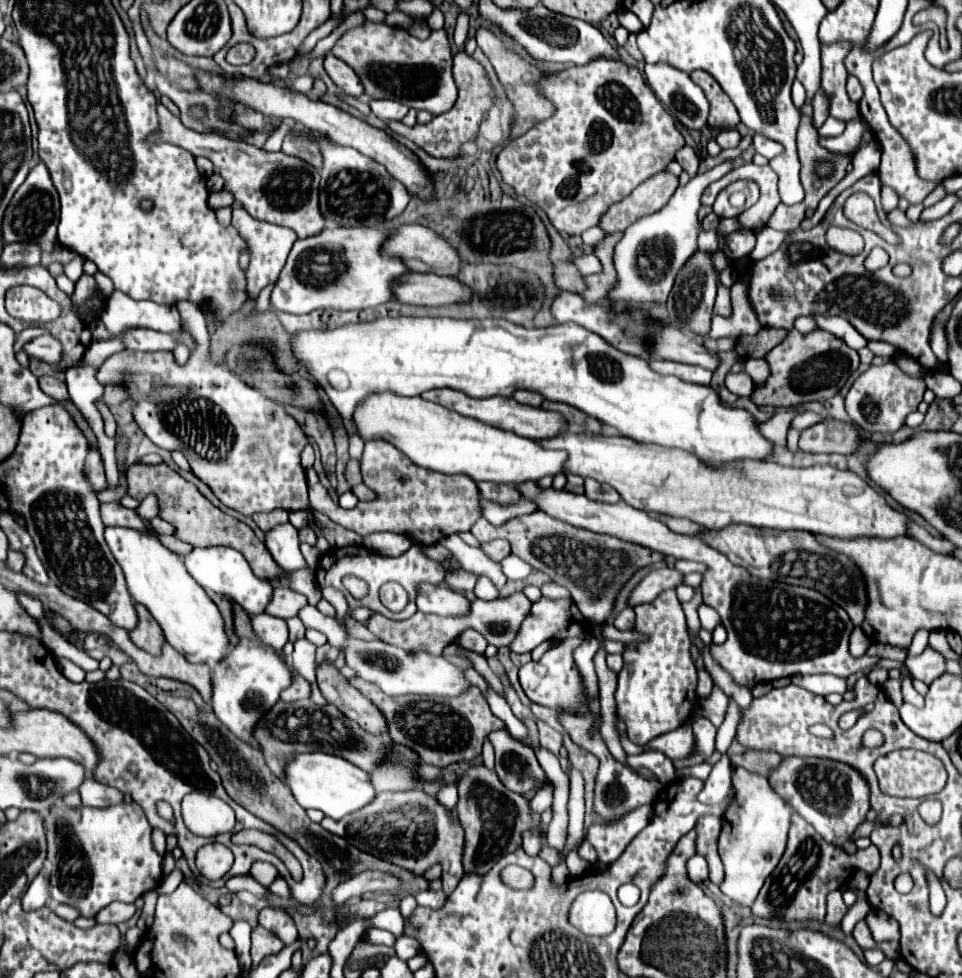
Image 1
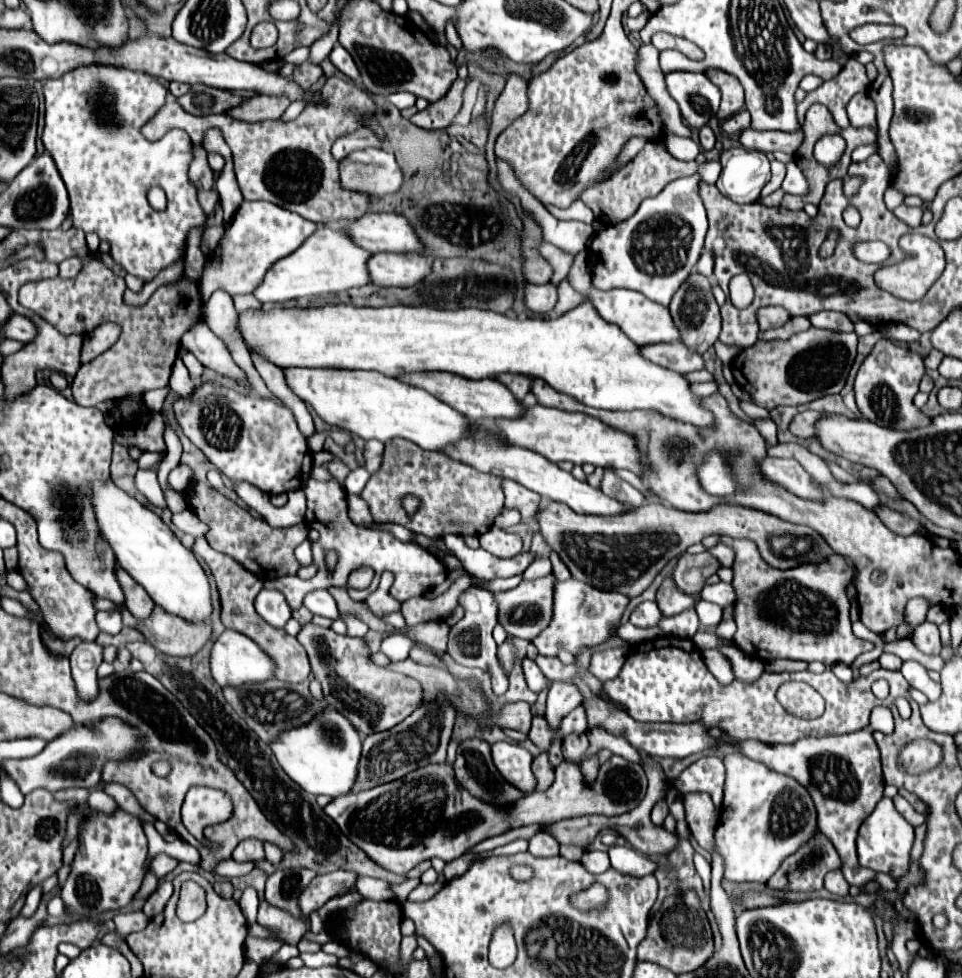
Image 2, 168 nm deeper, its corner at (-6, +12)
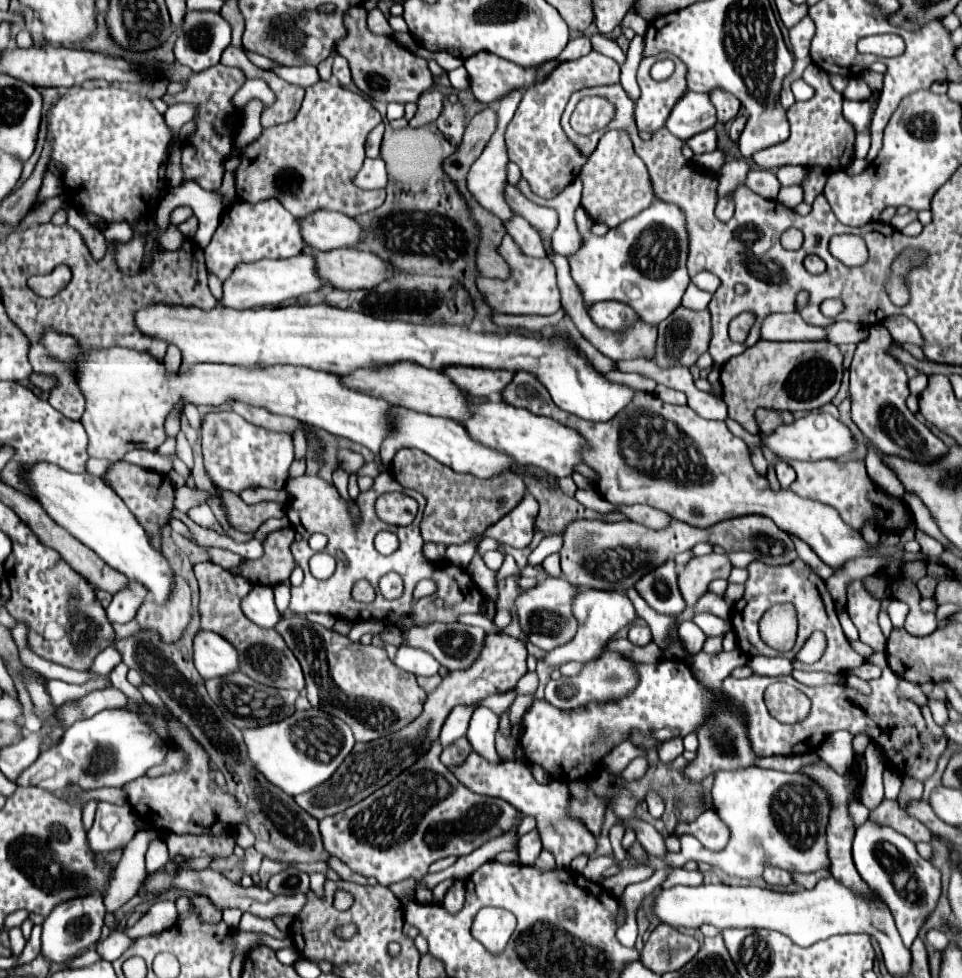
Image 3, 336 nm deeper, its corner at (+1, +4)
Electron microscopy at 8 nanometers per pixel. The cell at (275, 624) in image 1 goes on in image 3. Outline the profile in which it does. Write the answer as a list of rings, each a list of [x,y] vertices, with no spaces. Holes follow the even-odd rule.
[[[254,585],[242,599],[244,615],[258,627],[274,627],[280,621],[280,613],[274,605],[274,591],[268,585]]]

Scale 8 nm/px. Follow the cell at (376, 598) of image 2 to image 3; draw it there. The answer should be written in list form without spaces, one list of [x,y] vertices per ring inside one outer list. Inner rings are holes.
[[[388,573],[380,579],[380,593],[386,597],[386,599],[398,599],[404,591],[404,583],[402,583],[402,577],[396,575],[396,573]]]

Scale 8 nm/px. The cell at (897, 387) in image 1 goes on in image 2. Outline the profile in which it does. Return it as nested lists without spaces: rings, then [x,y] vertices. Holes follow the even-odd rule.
[[[883,337],[867,355],[855,379],[855,399],[861,415],[877,425],[895,427],[895,429],[921,427],[929,423],[929,417],[925,417],[913,405],[913,397],[919,391],[919,381],[925,375],[923,361],[925,361],[925,355],[913,353],[911,349],[895,345],[893,341]]]

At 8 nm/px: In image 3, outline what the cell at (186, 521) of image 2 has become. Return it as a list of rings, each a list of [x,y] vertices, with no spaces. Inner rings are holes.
[[[206,547],[206,551],[210,553],[210,561],[218,563],[220,567],[224,569],[234,569],[242,563],[242,557],[232,553],[232,551],[226,551],[226,549],[212,549],[212,547]]]

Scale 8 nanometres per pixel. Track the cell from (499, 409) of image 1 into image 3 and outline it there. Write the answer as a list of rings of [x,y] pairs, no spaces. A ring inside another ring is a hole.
[[[396,361],[390,365],[378,365],[378,367],[362,367],[352,371],[350,375],[340,375],[342,383],[350,389],[356,389],[360,393],[380,397],[392,405],[402,405],[420,413],[438,415],[438,417],[450,417],[454,421],[468,419],[468,401],[464,393],[454,387],[454,383],[440,371],[422,367],[414,361]]]

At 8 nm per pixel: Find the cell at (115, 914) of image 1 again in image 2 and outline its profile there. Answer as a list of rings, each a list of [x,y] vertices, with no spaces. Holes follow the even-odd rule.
[[[147,873],[145,875],[145,881],[143,881],[143,885],[141,885],[141,889],[137,891],[137,895],[133,895],[133,899],[131,899],[131,903],[137,903],[137,901],[143,901],[143,899],[147,899],[153,891],[155,891],[155,887],[157,887],[157,877],[153,875],[153,873]]]

